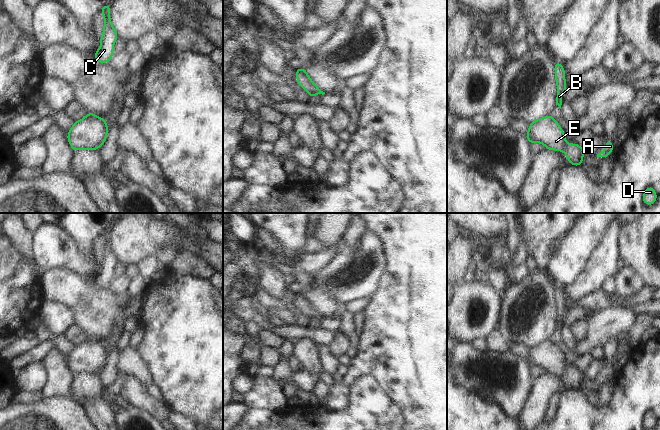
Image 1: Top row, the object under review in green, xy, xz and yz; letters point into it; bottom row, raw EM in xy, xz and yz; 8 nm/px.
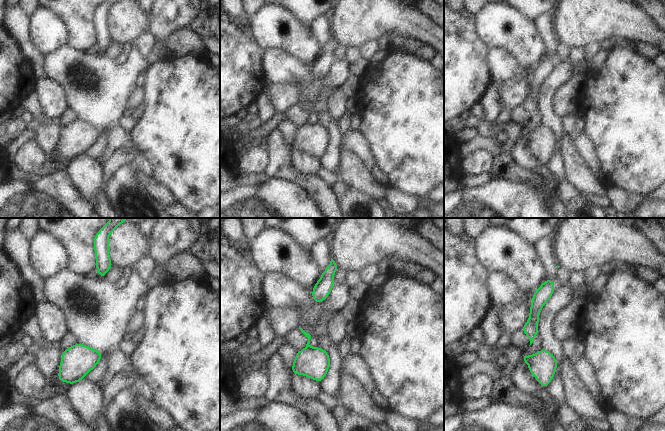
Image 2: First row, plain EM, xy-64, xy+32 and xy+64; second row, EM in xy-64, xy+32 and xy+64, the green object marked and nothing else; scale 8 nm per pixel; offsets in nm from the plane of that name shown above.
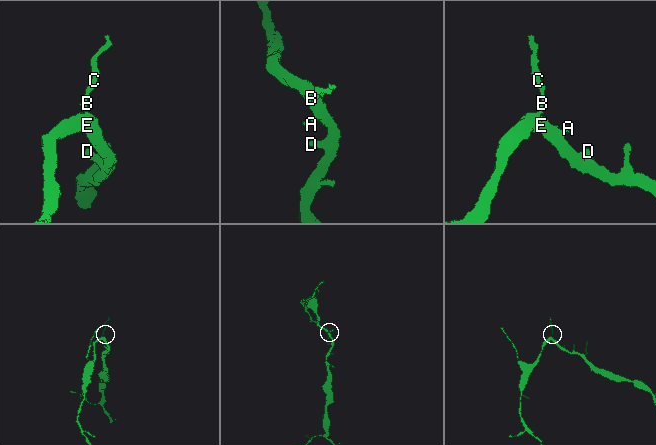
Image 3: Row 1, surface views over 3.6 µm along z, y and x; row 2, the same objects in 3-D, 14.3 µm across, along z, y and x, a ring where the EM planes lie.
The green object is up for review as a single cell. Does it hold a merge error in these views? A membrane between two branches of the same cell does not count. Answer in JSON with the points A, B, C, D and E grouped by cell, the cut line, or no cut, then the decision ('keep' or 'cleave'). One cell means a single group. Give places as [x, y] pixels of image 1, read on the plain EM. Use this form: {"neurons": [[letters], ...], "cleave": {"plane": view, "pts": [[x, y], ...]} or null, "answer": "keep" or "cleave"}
{"neurons": [["A", "D", "E"], ["B", "C"]], "cleave": {"plane": "xy", "pts": [[86, 339], [91, 341], [97, 340]]}, "answer": "cleave"}

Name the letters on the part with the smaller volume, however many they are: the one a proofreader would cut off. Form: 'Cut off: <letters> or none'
Cut off: B, C

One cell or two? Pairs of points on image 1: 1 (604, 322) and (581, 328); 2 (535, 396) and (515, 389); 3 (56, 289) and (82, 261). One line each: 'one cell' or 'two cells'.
1: two cells
2: two cells
3: two cells

